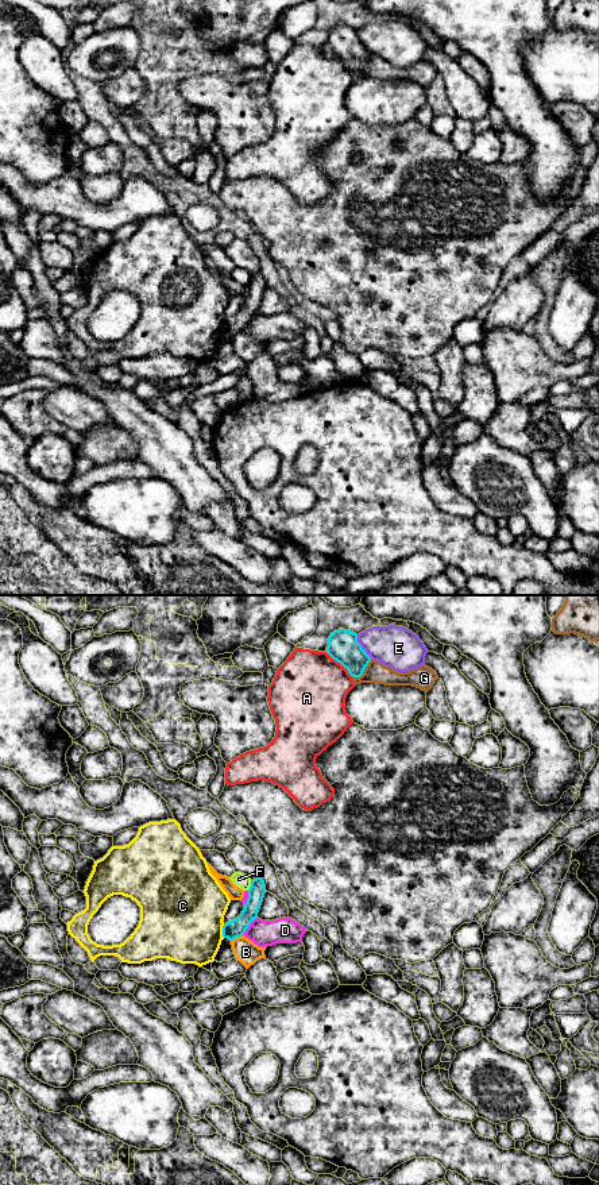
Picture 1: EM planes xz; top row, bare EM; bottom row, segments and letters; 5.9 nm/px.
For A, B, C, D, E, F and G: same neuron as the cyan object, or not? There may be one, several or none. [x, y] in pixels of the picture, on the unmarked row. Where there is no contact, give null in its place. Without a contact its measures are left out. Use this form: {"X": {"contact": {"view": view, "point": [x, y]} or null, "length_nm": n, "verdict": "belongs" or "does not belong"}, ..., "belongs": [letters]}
{"A": {"contact": {"view": "xz", "point": [339, 57]}, "length_nm": 220, "verdict": "does not belong"}, "B": {"contact": {"view": "xz", "point": [236, 332]}, "length_nm": 80, "verdict": "does not belong"}, "C": {"contact": {"view": "xz", "point": [223, 327]}, "length_nm": 80, "verdict": "does not belong"}, "D": {"contact": {"view": "xz", "point": [248, 320]}, "length_nm": 140, "verdict": "does not belong"}, "E": {"contact": {"view": "xz", "point": [360, 42]}, "length_nm": 180, "verdict": "does not belong"}, "F": {"contact": {"view": "xz", "point": [251, 281]}, "length_nm": 70, "verdict": "does not belong"}, "G": {"contact": {"view": "xz", "point": [363, 66]}, "length_nm": 160, "verdict": "does not belong"}, "belongs": []}

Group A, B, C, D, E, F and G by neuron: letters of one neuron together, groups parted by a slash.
A / B / C / D / E / F / G

